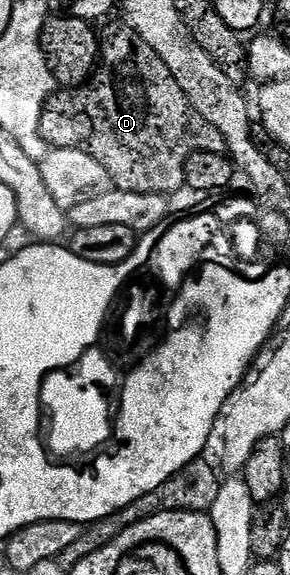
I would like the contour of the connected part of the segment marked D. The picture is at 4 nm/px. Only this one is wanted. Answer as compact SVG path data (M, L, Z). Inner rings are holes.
M129 25L115 28L106 39L104 36L100 40L97 70L93 72L89 82L84 83L81 87L58 90L50 96L43 108L40 133L46 143L52 148L77 147L79 150L90 154L91 157L99 161L99 164L103 165L103 168L107 169L107 173L110 174L111 181L116 190L151 193L152 195L172 196L174 194L173 191L182 190L185 181L185 162L187 161L187 157L191 157L193 151L206 151L207 153L219 153L220 155L226 154L224 137L222 133L219 133L219 129L215 129L215 126L208 124L195 111L191 105L191 101L184 95L178 82L172 77L171 70L160 59L159 54L155 53L155 50L151 49L151 45L147 45L147 42L143 41L143 37Z

